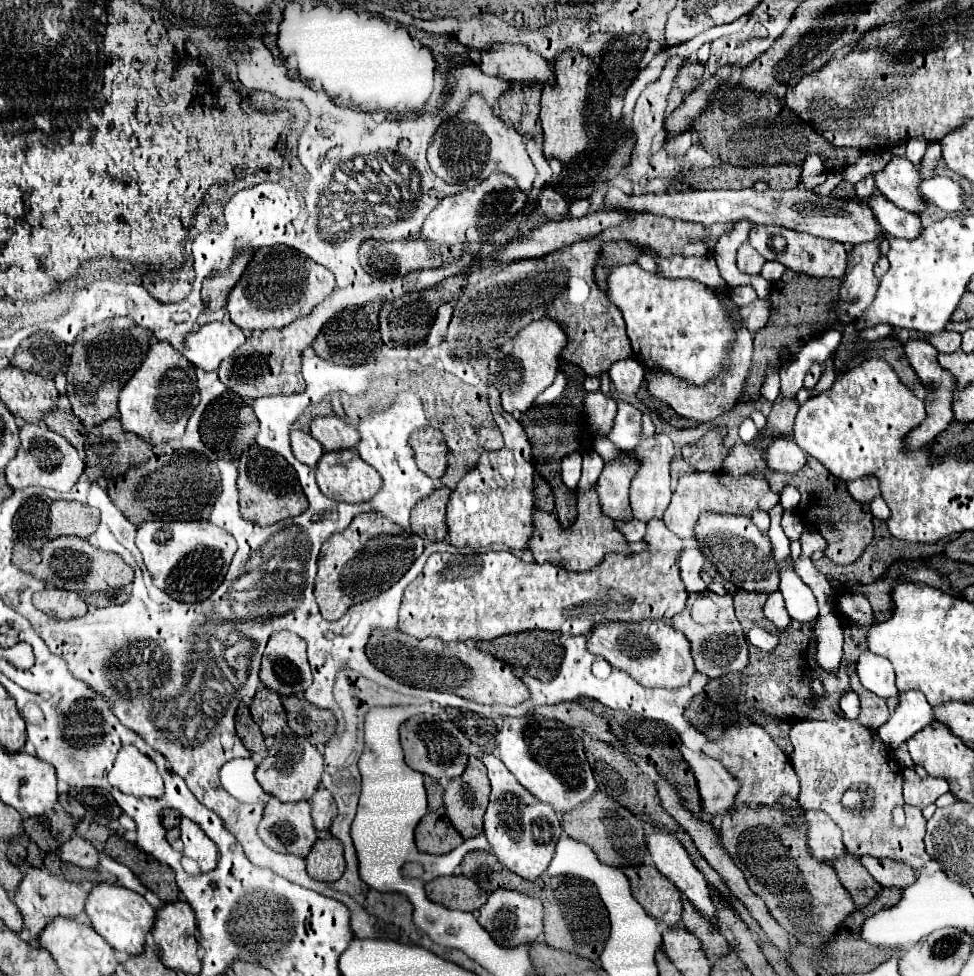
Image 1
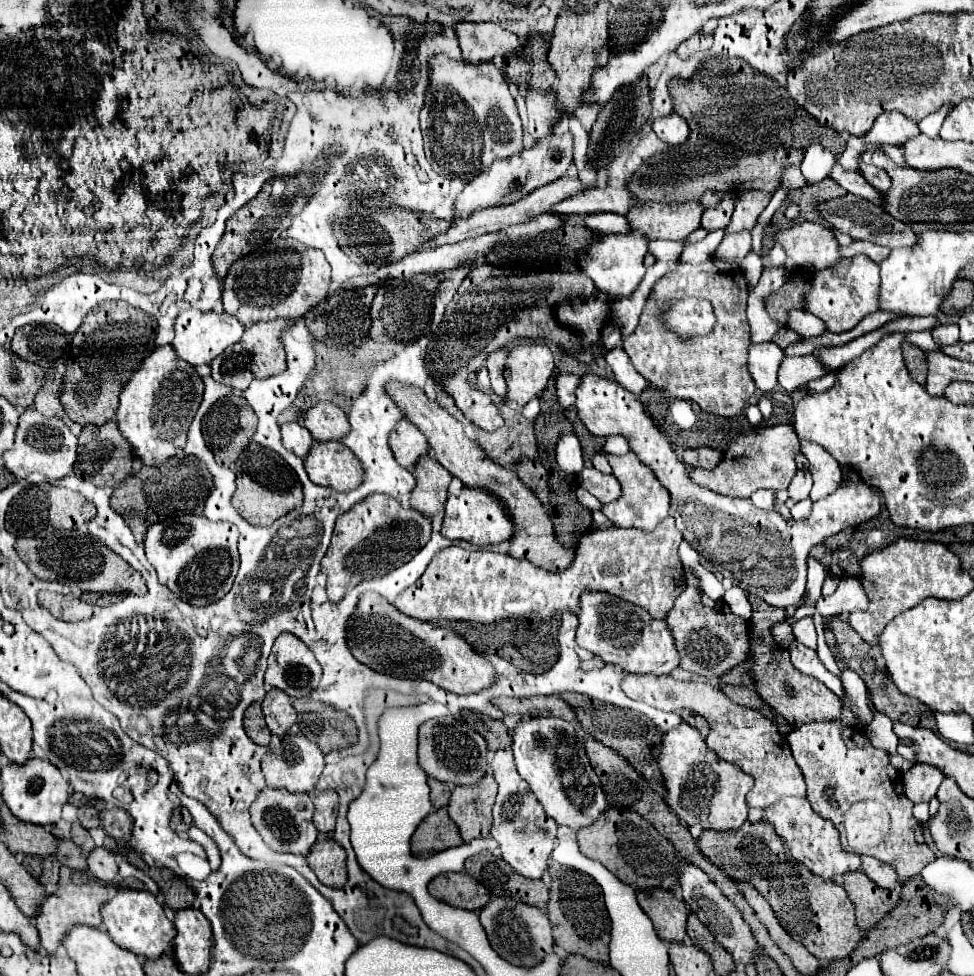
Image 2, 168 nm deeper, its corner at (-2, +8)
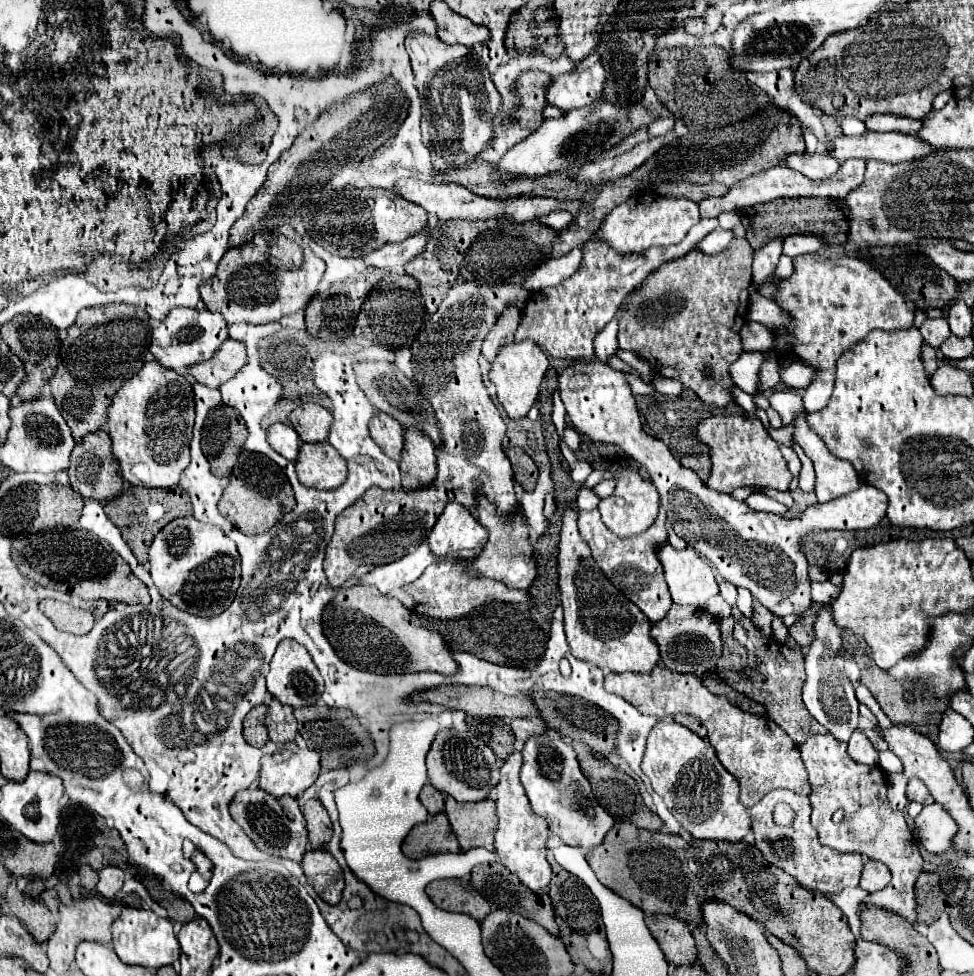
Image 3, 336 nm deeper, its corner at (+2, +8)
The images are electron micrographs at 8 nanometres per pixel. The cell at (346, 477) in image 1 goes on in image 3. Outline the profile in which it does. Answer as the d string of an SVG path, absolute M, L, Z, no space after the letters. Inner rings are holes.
M302 443L296 459L296 473L302 485L314 489L336 489L346 481L346 459L330 443Z

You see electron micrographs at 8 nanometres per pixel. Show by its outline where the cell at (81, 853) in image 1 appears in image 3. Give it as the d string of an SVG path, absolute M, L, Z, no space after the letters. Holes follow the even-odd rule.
M104 865L104 867L98 871L98 875L100 875L100 881L98 881L98 885L96 885L96 891L98 891L100 895L104 895L106 899L114 901L116 893L122 889L122 883L124 883L124 879L126 879L124 871L122 871L120 867L116 867L116 865Z

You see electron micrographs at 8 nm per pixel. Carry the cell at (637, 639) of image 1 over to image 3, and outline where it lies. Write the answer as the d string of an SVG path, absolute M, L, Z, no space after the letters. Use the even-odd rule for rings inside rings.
M566 509L562 519L558 573L566 637L574 657L598 667L608 667L612 673L650 673L652 667L660 663L660 649L650 637L650 621L594 565L590 547L578 533L576 513L570 509Z

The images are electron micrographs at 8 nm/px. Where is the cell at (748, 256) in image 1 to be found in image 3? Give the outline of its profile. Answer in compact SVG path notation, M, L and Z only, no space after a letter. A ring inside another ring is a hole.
M716 227L710 235L706 235L700 243L698 243L698 249L704 251L706 255L718 255L722 251L726 251L726 247L730 245L730 239L734 237L732 231L726 231L722 227Z

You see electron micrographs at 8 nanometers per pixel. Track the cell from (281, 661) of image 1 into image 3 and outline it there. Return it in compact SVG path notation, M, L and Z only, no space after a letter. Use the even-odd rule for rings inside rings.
M286 639L278 645L278 649L276 649L276 653L270 661L266 685L268 685L268 691L272 693L272 697L276 697L280 703L286 703L286 705L292 705L292 707L314 705L316 699L324 691L324 679L322 679L318 667L314 665L310 653L306 651L304 645L300 645L294 639Z

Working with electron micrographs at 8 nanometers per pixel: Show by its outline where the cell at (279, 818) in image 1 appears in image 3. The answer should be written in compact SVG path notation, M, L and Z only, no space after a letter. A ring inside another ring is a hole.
M250 787L240 791L232 799L230 813L260 851L268 855L292 859L292 861L302 861L302 855L306 853L306 845L308 845L308 835L306 835L304 815L300 811L296 797L290 797L290 795L272 797L270 793L258 787Z

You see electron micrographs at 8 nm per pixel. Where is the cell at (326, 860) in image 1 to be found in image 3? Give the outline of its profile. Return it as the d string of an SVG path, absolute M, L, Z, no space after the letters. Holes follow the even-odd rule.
M310 849L304 853L302 869L308 877L308 883L316 893L326 899L326 903L336 905L344 889L344 873L338 861L326 849Z

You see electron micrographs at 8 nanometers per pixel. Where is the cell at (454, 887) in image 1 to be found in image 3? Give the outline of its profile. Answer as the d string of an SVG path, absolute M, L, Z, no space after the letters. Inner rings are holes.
M464 879L432 881L426 887L426 893L440 909L466 913L476 921L482 921L484 915L490 913L490 903L478 895L478 891L474 891L470 881Z

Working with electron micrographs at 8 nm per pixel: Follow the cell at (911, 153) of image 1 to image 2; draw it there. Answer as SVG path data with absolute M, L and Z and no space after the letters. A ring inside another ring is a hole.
M946 105L946 107L942 107L940 111L936 111L936 113L928 115L926 119L922 119L922 121L918 123L918 125L920 125L920 131L922 131L924 135L930 135L930 137L938 137L938 131L940 131L942 123L944 123L946 115L948 115L952 109L954 109L954 105Z

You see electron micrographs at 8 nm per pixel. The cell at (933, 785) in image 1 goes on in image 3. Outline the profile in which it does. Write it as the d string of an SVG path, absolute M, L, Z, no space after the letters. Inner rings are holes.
M910 779L910 783L908 783L908 793L906 793L906 795L908 795L910 801L918 801L918 803L922 803L922 805L934 803L932 795L928 793L926 785L924 785L920 779Z

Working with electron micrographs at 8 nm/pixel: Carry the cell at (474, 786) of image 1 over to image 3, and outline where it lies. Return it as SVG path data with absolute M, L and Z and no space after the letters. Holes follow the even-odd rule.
M448 795L444 813L464 851L470 847L484 847L490 851L494 849L492 843L498 819L492 799L482 799L478 803L458 803Z

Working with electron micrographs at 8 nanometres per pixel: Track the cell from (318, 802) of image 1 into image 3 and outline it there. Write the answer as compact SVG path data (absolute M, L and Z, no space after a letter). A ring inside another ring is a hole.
M310 799L304 805L302 813L306 817L306 829L308 829L310 845L316 849L324 847L324 843L328 843L332 837L332 821L328 817L328 811L320 805L320 799Z

